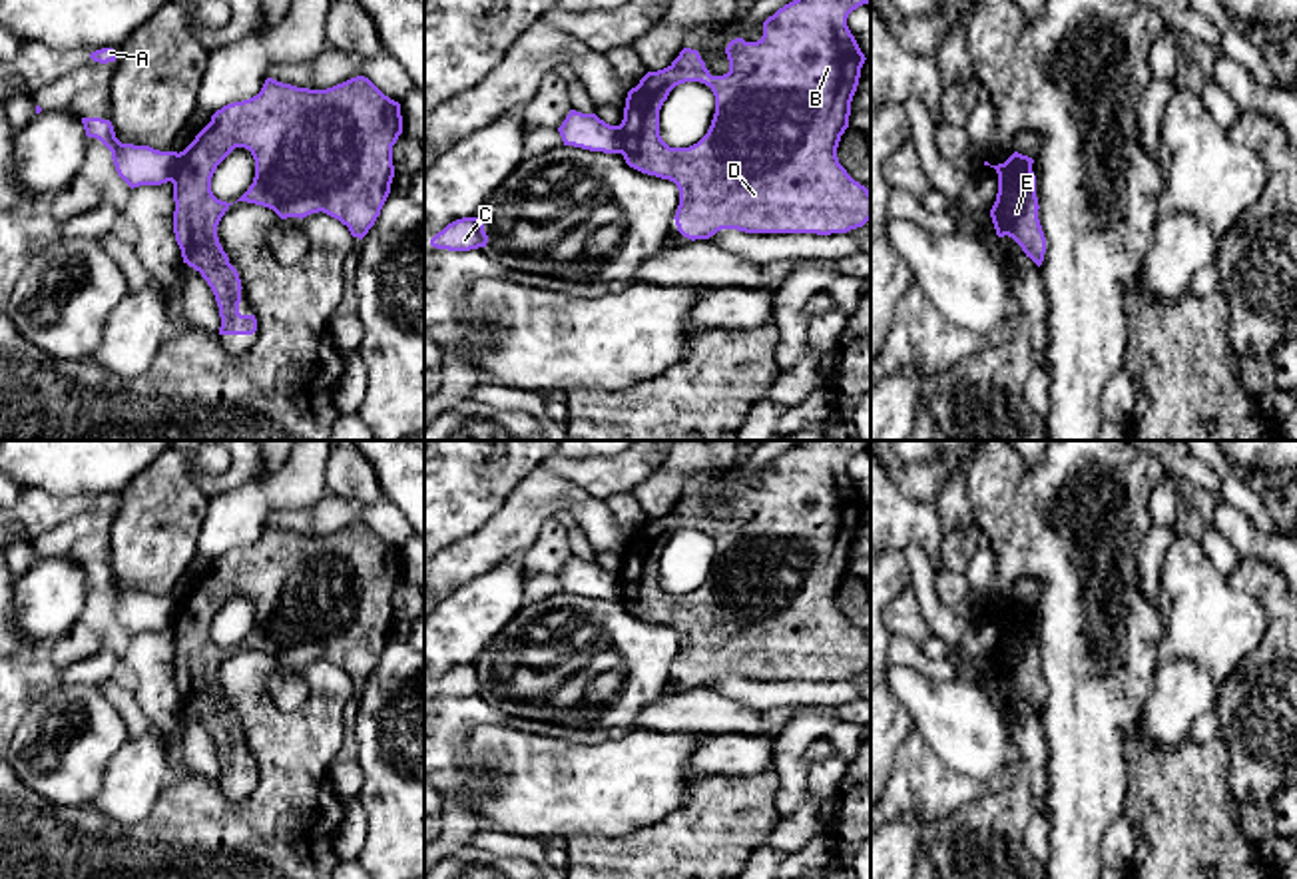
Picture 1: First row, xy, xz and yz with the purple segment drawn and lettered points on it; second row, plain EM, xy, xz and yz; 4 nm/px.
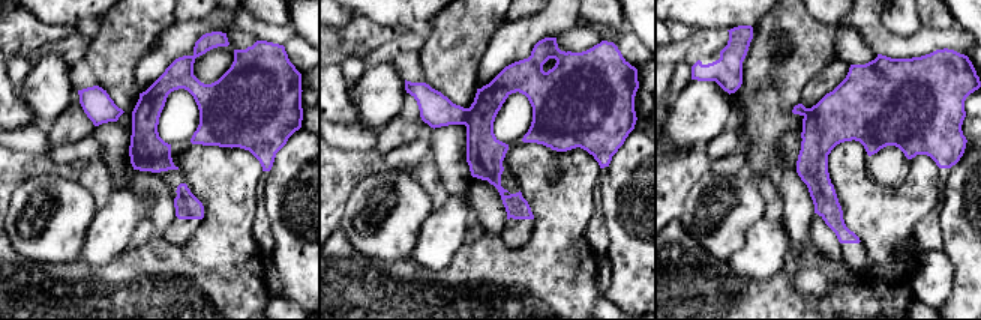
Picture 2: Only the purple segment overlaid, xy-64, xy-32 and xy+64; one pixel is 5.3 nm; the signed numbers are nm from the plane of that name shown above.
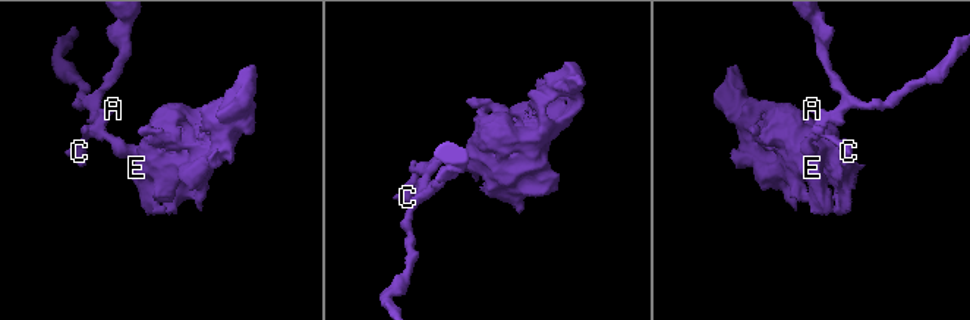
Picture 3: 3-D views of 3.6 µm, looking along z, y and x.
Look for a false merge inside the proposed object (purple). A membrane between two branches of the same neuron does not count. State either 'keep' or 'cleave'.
cleave

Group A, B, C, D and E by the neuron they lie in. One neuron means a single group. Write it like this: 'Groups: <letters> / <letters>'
Groups: A C / B D E

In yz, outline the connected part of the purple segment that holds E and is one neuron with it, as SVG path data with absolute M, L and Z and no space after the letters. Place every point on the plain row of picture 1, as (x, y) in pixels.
M990 612L998 620L998 640L990 664L998 684L1012 684L1038 714L1044 708L1046 684L1038 666L1036 622L1032 614Z

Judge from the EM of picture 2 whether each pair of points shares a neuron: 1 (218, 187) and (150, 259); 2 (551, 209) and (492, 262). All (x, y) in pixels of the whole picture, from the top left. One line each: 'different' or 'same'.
1: same
2: same

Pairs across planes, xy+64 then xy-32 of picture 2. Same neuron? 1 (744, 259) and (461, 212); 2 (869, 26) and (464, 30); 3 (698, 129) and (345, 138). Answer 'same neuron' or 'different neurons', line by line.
1: same neuron
2: same neuron
3: different neurons

